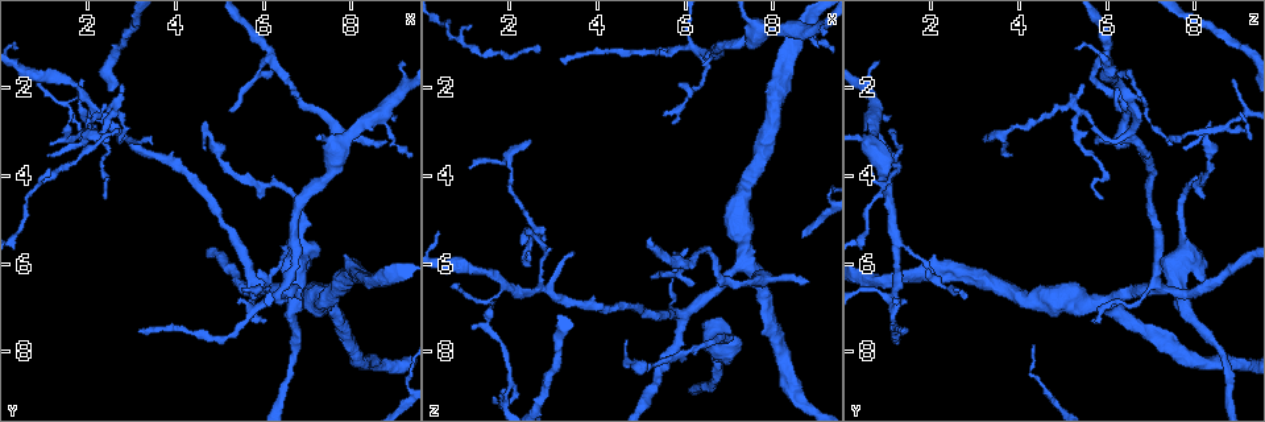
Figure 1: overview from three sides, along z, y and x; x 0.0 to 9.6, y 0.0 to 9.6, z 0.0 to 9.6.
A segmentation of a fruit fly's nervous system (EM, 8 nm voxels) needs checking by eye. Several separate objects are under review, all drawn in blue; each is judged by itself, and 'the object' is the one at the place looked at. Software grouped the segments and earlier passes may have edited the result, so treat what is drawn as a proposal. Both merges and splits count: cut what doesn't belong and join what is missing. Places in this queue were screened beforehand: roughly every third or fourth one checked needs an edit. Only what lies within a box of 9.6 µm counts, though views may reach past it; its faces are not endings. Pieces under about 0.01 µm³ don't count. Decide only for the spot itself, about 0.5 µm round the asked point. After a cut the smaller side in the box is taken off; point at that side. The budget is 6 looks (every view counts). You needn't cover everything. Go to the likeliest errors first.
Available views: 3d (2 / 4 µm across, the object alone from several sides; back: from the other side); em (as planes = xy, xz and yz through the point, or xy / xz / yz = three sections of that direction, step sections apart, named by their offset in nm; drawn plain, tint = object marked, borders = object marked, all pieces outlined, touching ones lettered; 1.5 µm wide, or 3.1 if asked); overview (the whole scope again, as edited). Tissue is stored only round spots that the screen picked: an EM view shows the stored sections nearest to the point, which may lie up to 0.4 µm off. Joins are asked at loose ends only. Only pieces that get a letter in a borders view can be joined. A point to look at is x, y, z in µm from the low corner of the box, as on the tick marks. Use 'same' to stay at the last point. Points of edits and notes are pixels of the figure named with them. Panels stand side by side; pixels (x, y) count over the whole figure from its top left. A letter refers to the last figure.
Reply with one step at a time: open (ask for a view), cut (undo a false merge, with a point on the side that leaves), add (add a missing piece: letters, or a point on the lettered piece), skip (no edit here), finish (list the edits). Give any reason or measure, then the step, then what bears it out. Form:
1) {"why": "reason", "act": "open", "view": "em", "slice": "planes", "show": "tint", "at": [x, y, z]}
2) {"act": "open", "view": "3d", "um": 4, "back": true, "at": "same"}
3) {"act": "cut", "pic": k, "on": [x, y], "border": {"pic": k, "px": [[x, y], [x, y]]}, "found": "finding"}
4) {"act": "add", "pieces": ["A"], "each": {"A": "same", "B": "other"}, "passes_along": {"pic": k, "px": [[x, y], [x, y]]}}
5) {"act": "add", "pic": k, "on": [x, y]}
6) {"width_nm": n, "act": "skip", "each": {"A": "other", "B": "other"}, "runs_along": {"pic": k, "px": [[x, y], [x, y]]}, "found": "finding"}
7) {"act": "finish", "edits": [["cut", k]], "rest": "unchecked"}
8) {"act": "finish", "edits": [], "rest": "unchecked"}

{"why": "free end", "act": "open", "view": "3d", "um": 4, "at": [8.85, 3.20, 6.35]}

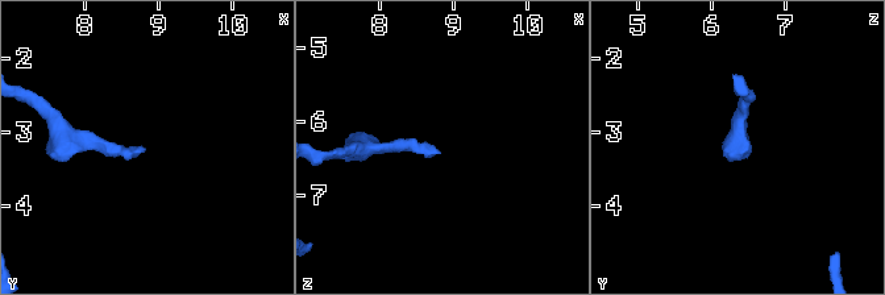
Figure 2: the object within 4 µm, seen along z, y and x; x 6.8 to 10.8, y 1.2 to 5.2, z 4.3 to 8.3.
{"act": "open", "view": "em", "slice": "xz", "step": 4, "show": "borders", "at": [8.85, 3.25, 6.40]}

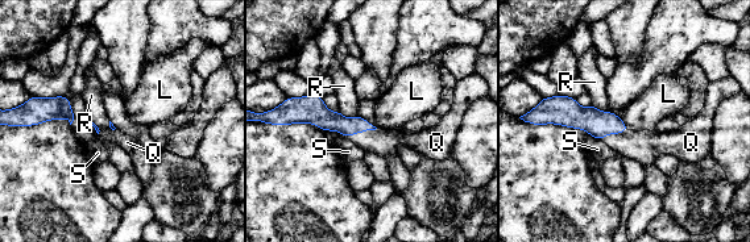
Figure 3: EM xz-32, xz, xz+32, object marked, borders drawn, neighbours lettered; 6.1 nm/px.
{"act": "add", "pieces": ["Q"], "each": {"L": "other", "Q": "same", "R": "other", "S": "other"}, "passes_along": {"pic": 3, "px": [[326, 120], [361, 132], [384, 144]]}, "found": "the cell continues"}

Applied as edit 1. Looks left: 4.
{"why": "see it whole again", "act": "open", "view": "overview"}

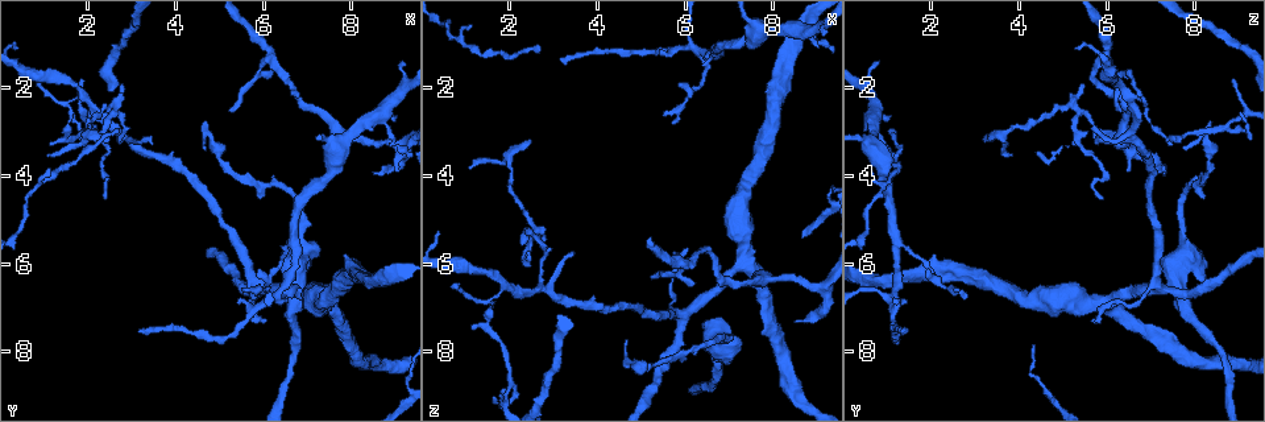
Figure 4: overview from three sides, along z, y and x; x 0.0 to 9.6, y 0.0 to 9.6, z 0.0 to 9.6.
{"act": "open", "view": "3d", "um": 2, "at": [6.65, 5.60, 1.15]}

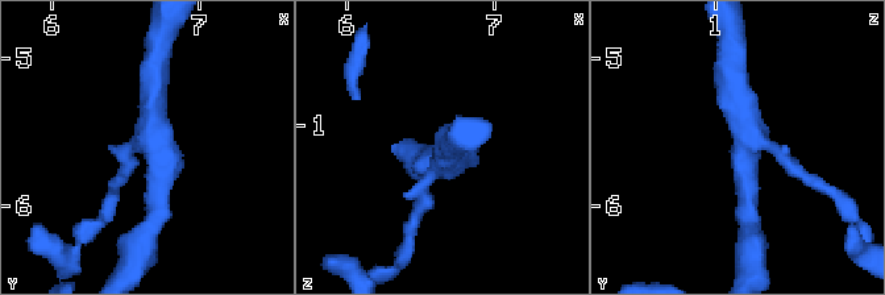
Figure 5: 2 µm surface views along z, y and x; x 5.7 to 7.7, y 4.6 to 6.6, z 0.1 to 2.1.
{"arms": 3, "why": "need the tissue", "act": "open", "view": "em", "slice": "xz", "step": 8, "show": "tint", "at": [6.70, 5.54, 1.22]}

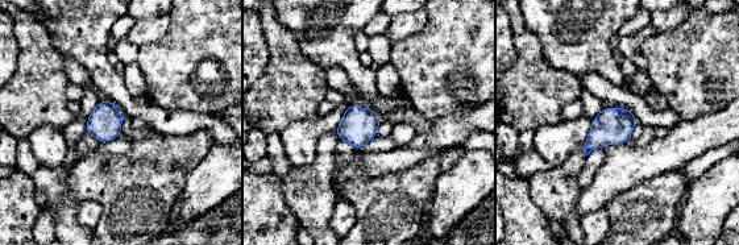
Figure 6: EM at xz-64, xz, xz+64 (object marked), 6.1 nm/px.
{"why": "cut it another way", "act": "open", "view": "em", "slice": "planes", "show": "borders", "at": "same"}

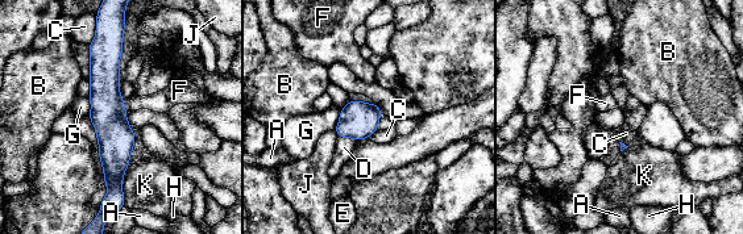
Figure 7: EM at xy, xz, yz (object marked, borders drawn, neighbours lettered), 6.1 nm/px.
{"act": "skip", "each": {"A": "other", "B": "other", "C": "other", "D": "other", "E": "other", "F": "other", "G": "other", "H": "other", "J": "other", "K": "other"}, "border": {"pic": 7, "px": [[96, 26], [94, 40], [88, 45]]}, "found": "one cell here"}

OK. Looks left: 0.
{"act": "finish", "edits": [["add", 3]], "rest": "unchecked"}

